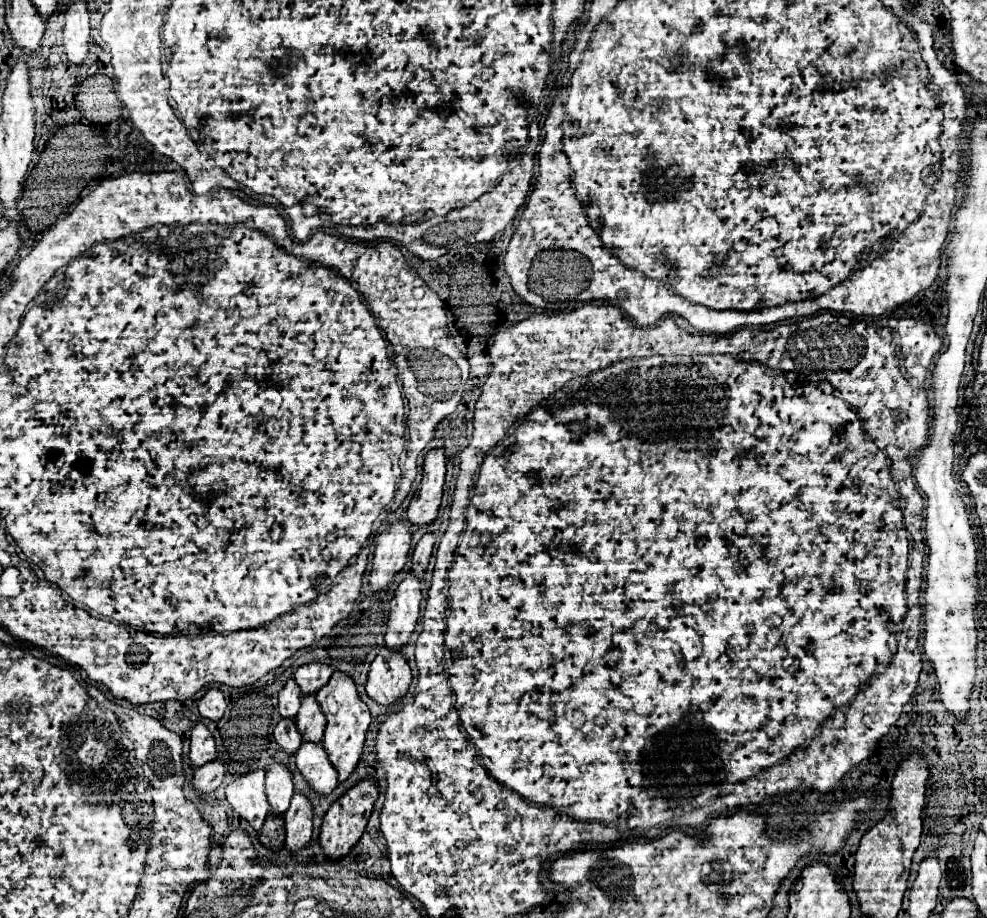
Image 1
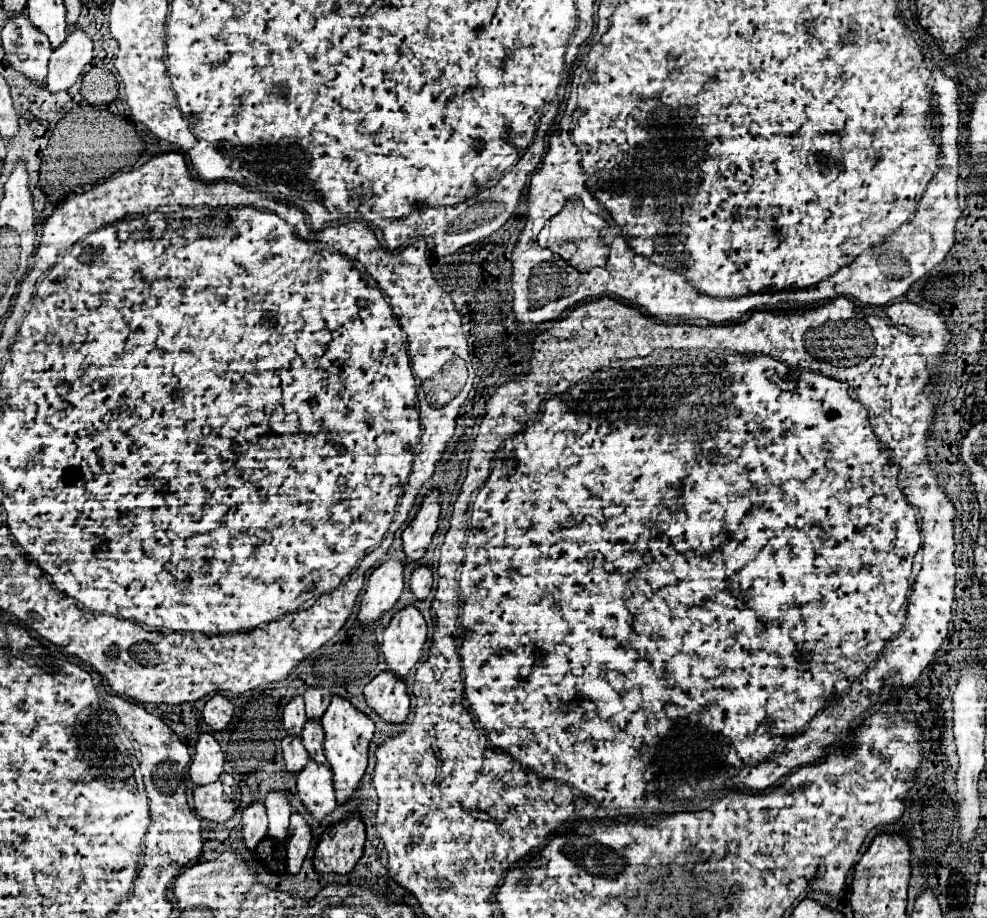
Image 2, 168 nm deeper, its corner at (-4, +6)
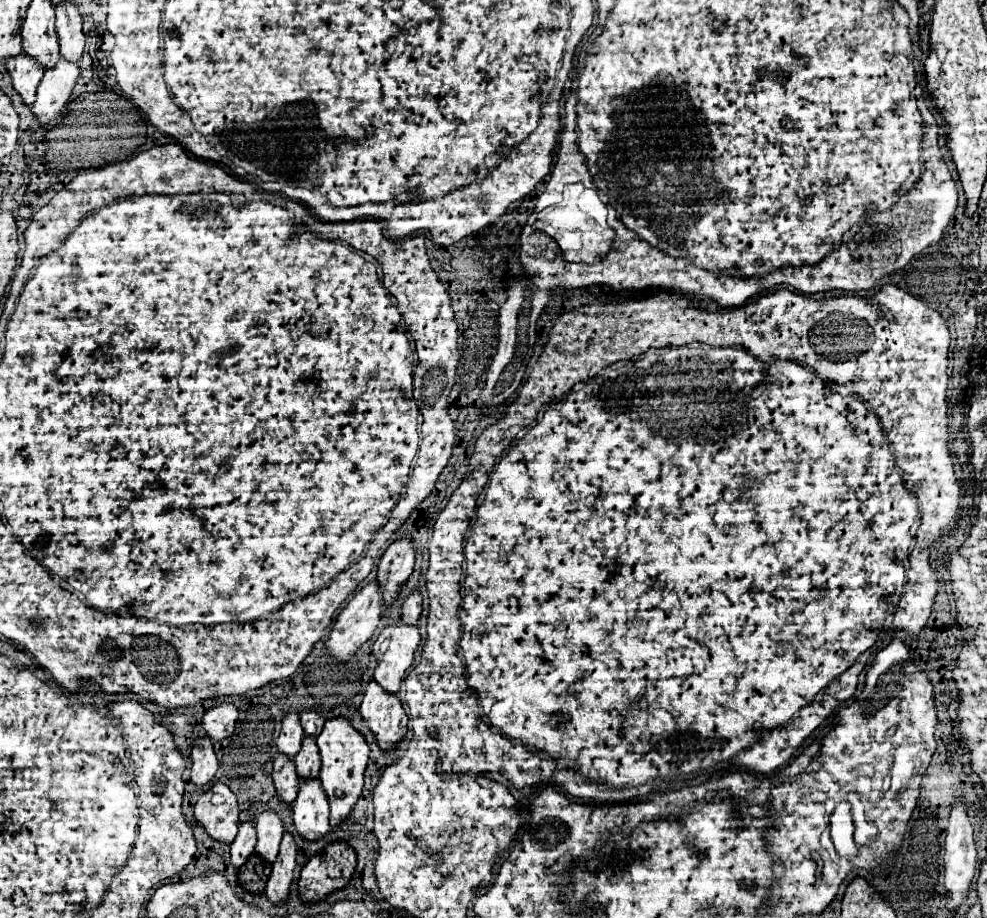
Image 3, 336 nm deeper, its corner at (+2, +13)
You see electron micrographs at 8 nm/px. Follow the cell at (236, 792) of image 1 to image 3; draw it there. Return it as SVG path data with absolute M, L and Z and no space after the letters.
M251 819L239 823L239 833L231 843L231 863L235 867L241 867L249 859L249 855L255 853L255 843L257 843L255 823Z

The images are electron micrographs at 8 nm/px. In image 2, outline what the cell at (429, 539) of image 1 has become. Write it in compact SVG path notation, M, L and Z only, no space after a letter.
M419 566L413 576L411 576L411 592L415 596L415 600L425 600L431 592L431 584L433 584L433 578L431 578L431 570L427 566Z

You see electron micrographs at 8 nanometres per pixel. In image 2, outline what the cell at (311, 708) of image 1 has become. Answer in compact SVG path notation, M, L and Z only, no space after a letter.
M307 720L307 726L303 728L301 742L305 750L309 752L309 758L315 760L317 764L325 764L325 754L323 754L323 728L319 720Z

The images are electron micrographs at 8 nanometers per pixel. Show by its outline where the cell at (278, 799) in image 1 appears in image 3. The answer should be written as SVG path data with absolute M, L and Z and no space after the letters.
M265 809L255 817L257 825L257 855L273 863L279 853L279 843L283 837L283 821L273 809Z

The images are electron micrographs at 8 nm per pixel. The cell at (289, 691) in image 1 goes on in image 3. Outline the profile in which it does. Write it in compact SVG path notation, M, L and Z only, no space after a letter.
M287 713L281 721L281 733L277 737L277 749L285 755L297 755L301 749L303 727L297 713Z

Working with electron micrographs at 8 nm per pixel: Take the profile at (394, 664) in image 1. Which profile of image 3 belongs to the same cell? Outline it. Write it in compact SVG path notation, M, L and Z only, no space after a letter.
M369 681L359 713L375 733L381 749L395 747L395 743L401 741L407 733L407 715L399 697L389 695L389 691L385 691L375 681Z

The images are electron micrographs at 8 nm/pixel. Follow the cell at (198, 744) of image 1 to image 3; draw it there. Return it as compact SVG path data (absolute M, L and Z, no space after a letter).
M201 737L195 741L193 749L191 749L191 781L199 787L203 787L205 783L209 783L219 767L217 757L215 757L215 749L213 749L213 741L209 737Z

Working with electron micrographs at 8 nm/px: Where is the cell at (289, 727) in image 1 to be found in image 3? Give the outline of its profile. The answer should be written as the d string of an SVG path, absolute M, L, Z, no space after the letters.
M277 753L273 759L273 783L277 793L285 803L293 803L297 797L297 785L299 785L299 775L295 771L293 759L285 759L285 755Z

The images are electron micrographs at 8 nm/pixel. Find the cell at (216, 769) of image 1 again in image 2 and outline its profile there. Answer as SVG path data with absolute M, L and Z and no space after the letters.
M221 774L217 782L207 786L197 786L193 790L195 798L195 812L201 818L213 820L213 822L227 822L233 818L235 810L239 808L239 800L235 798L239 794L239 786L231 774Z

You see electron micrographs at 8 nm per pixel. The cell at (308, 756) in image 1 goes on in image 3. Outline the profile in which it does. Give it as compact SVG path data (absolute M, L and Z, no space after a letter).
M301 779L299 793L293 801L293 823L297 833L307 841L315 841L325 835L329 825L329 801L321 791L319 779Z

